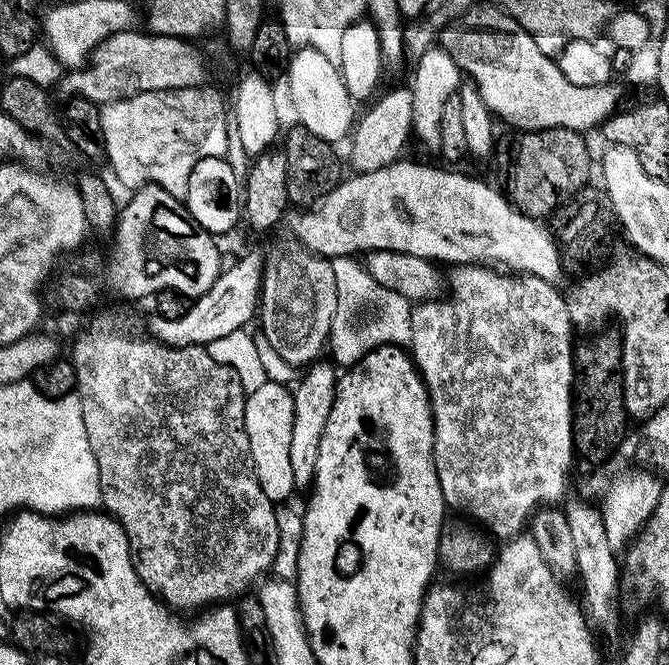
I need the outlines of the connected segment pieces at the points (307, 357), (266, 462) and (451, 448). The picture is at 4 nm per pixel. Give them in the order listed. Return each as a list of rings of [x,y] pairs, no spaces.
[[[295,239],[280,240],[272,248],[268,260],[262,264],[260,299],[258,301],[258,324],[264,327],[264,336],[280,360],[288,364],[311,365],[321,359],[320,351],[325,351],[331,334],[332,317],[336,313],[336,294],[333,271],[329,261],[323,256],[315,256],[306,248],[301,248]]]
[[[267,380],[259,389],[248,394],[244,402],[244,429],[250,442],[252,465],[263,493],[275,504],[285,503],[297,483],[290,467],[290,435],[293,430],[291,389]]]
[[[462,264],[453,267],[449,272],[452,272],[449,276],[446,276],[446,284],[449,284],[449,286],[452,287],[452,297],[450,297],[449,300],[444,300],[439,304],[439,299],[433,298],[417,303],[415,307],[411,309],[412,340],[410,343],[410,355],[415,363],[416,371],[419,372],[421,378],[424,379],[424,385],[428,387],[428,397],[432,403],[432,421],[434,422],[434,462],[436,463],[438,482],[442,486],[444,503],[449,509],[457,508],[457,510],[455,510],[457,513],[471,518],[480,528],[491,533],[493,537],[498,538],[498,536],[504,536],[500,538],[511,538],[519,536],[525,531],[526,525],[531,521],[534,513],[541,507],[541,505],[555,505],[552,503],[563,494],[564,487],[568,484],[568,467],[571,466],[572,460],[574,461],[574,449],[572,446],[572,421],[574,419],[574,339],[572,340],[572,316],[568,313],[570,304],[565,297],[564,301],[563,298],[556,293],[556,286],[553,283],[538,278],[537,276],[505,274],[503,271],[493,270],[491,267],[478,264]]]

